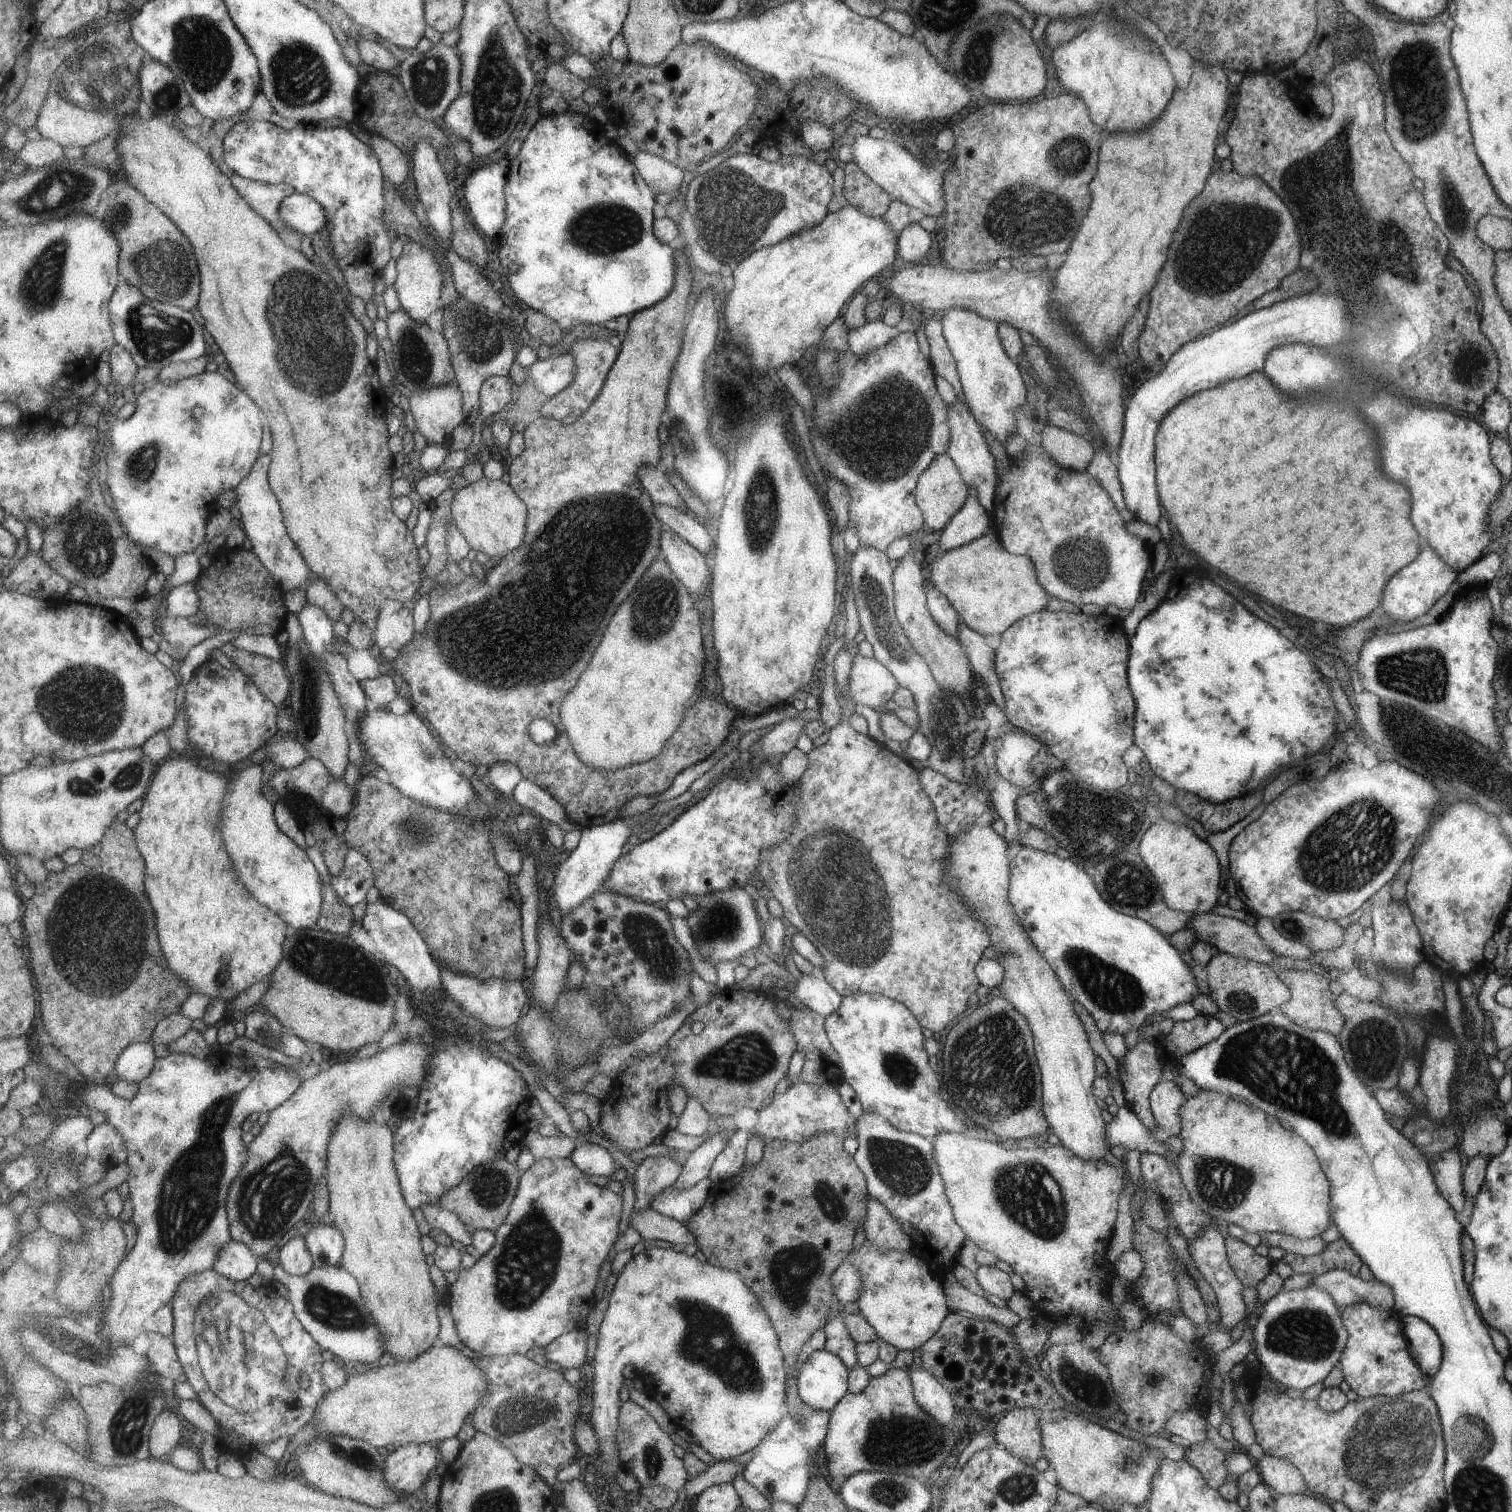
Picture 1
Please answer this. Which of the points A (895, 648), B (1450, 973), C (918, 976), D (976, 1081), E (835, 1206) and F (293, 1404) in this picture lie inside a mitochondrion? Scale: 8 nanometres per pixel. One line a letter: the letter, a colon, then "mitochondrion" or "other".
A: mitochondrion
B: other
C: other
D: mitochondrion
E: mitochondrion
F: other

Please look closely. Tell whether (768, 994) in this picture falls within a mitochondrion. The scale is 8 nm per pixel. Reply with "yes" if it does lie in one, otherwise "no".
no

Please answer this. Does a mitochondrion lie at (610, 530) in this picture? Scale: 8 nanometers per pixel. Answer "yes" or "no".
yes

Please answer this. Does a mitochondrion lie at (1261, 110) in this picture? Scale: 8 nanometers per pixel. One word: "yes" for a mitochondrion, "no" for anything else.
no

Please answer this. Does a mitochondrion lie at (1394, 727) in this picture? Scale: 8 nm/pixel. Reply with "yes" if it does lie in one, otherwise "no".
no

